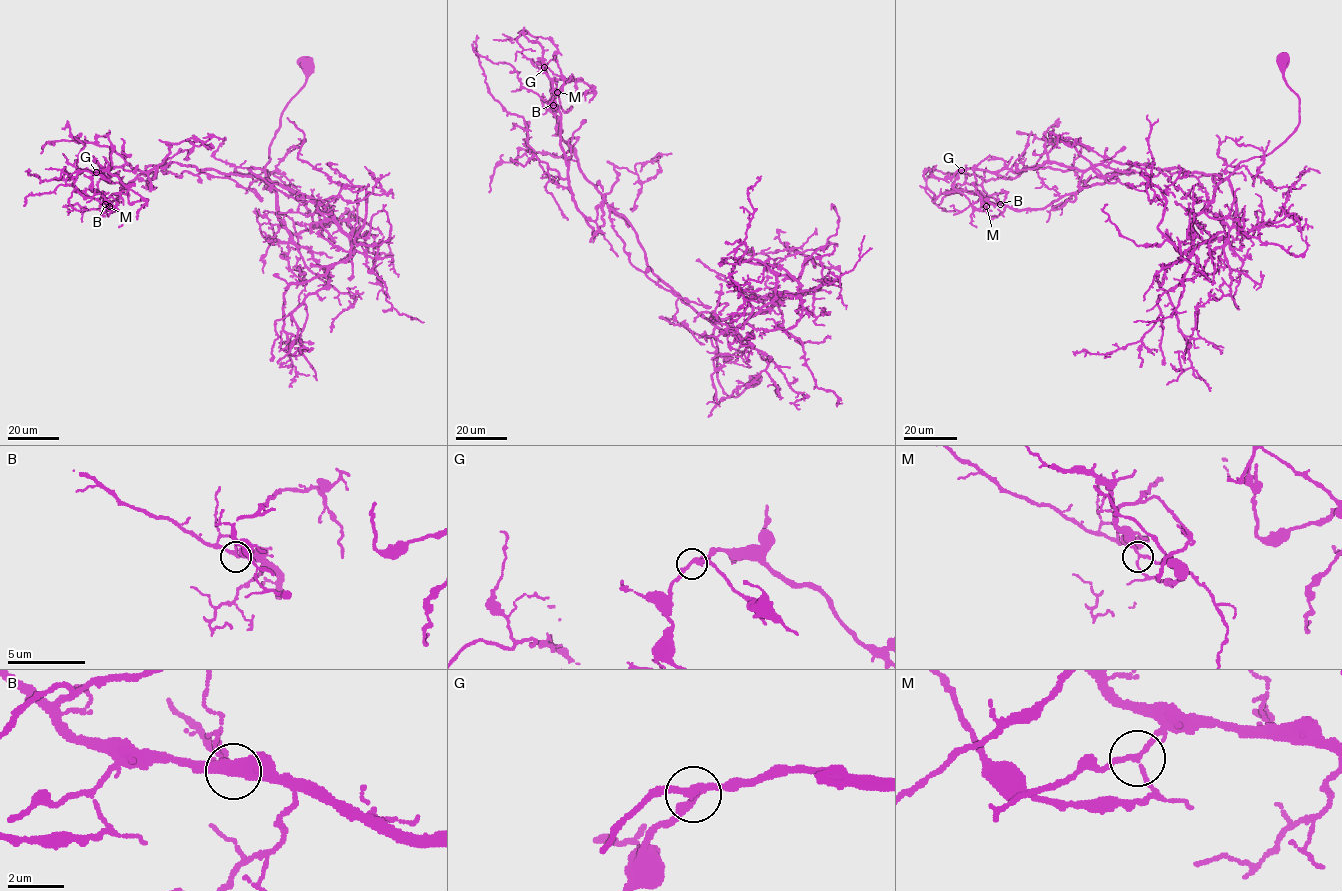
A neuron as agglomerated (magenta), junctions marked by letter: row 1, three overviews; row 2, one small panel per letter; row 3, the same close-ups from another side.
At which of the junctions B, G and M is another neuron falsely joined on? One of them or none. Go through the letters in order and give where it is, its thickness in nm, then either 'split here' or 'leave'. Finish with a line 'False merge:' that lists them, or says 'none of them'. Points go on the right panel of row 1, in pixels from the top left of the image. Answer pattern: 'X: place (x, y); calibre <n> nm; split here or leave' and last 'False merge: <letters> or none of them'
B: place (1000, 204); calibre 170 nm; leave
G: place (961, 170); calibre 280 nm; leave
M: place (986, 206); calibre 140 nm; split here
False merge: M

